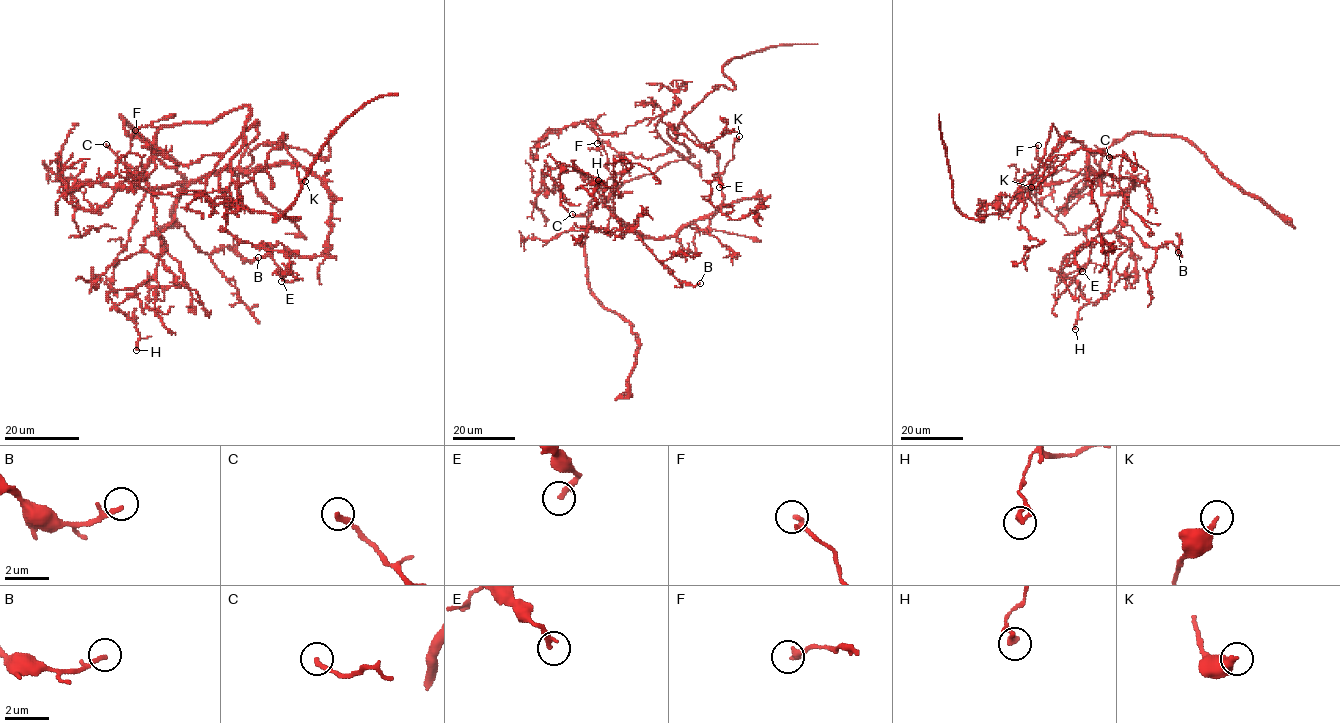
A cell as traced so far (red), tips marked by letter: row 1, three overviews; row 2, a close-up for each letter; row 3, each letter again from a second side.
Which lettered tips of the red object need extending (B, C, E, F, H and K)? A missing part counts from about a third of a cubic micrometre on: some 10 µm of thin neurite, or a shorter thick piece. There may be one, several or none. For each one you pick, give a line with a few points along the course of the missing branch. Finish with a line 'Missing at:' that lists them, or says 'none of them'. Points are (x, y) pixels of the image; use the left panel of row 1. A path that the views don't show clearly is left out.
Missing at: none of them

